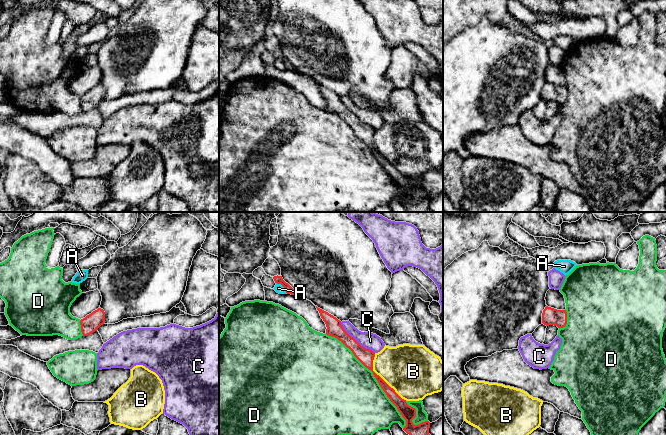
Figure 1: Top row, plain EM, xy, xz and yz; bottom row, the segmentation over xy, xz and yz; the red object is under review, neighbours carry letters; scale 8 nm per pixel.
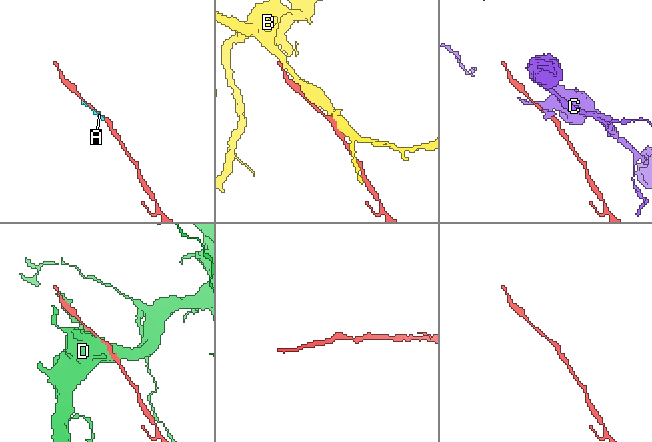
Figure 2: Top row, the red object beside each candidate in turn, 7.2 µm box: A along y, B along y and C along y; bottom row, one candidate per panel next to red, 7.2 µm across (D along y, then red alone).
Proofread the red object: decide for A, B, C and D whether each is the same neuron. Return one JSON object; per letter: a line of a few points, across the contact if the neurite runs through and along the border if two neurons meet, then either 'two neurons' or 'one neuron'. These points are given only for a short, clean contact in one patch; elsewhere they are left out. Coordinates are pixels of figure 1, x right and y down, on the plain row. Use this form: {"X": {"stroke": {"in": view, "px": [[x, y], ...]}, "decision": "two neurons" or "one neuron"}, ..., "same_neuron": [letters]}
{"A": {"stroke": {"in": "xz", "px": [[276, 58], [286, 68]]}, "decision": "two neurons"}, "B": {"decision": "two neurons"}, "C": {"decision": "two neurons"}, "D": {"decision": "two neurons"}, "same_neuron": []}

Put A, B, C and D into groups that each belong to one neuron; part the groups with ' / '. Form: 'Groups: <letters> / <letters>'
Groups: A / B / C / D

